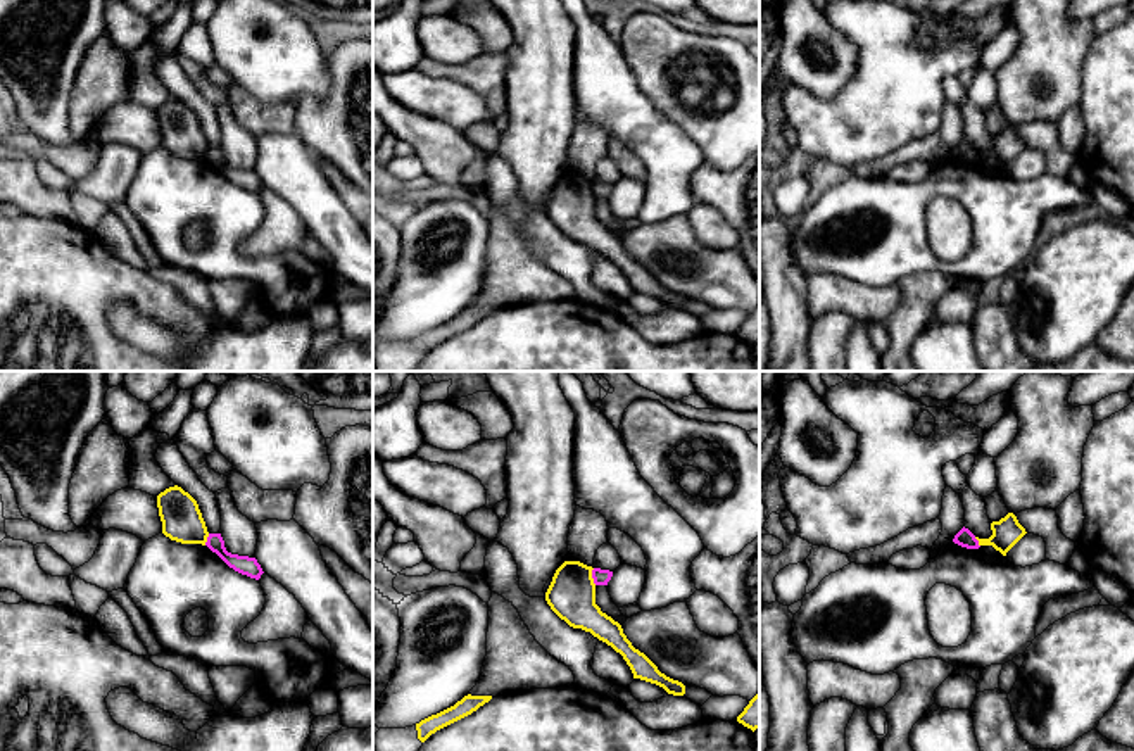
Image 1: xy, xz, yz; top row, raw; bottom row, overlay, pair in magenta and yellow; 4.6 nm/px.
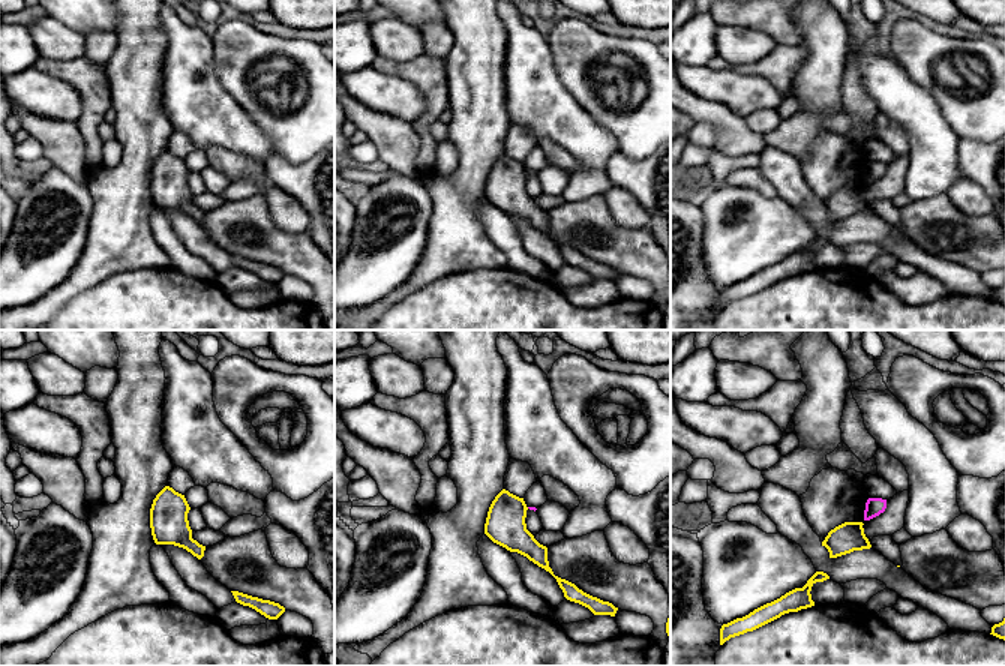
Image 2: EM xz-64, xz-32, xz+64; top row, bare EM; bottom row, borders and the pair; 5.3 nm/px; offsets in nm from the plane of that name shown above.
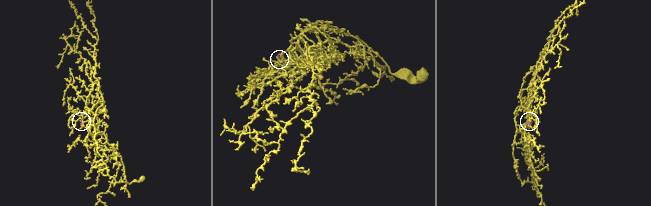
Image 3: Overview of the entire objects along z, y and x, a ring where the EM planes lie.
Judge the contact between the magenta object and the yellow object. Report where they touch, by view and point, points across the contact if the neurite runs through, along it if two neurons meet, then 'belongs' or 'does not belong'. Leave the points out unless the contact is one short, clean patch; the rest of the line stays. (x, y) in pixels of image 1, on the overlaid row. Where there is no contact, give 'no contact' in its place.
contact xz (592, 577); border xz (592, 568), (592, 580), (596, 584); does not belong

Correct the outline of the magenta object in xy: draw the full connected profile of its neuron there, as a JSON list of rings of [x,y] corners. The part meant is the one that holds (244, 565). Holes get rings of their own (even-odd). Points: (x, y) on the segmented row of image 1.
[[[209,533],[205,546],[242,575],[259,580],[264,573],[255,558],[228,552],[221,533]]]

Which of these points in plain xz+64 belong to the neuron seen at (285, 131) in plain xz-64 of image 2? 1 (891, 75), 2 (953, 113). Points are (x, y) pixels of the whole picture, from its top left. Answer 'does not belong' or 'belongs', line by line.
1: does not belong
2: belongs

